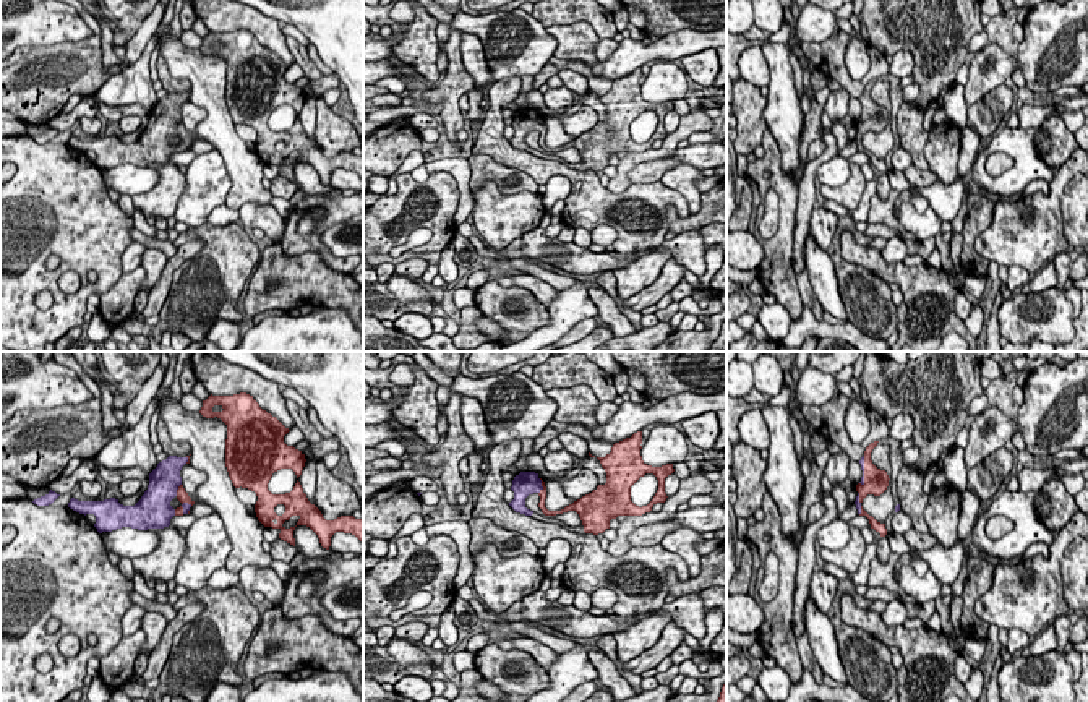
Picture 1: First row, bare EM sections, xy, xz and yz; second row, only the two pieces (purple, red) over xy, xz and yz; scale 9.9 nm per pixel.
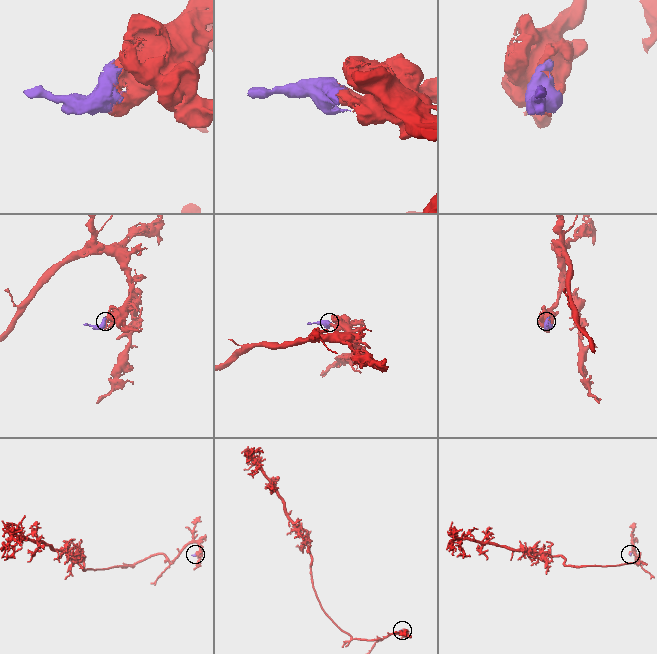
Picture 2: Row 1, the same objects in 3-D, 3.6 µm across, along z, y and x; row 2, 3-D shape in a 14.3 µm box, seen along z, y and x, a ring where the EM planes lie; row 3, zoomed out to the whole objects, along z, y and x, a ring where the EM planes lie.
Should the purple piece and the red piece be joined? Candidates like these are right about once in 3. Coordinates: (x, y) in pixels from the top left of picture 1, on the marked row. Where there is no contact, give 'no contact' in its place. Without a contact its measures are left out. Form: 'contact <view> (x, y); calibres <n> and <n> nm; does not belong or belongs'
contact xz (542, 487); calibres 240 and 70 nm; belongs

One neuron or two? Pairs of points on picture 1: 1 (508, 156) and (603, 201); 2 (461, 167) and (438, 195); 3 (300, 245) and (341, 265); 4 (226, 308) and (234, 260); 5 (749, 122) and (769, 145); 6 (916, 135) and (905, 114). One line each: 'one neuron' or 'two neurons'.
1: one neuron
2: two neurons
3: one neuron
4: one neuron
5: two neurons
6: one neuron

